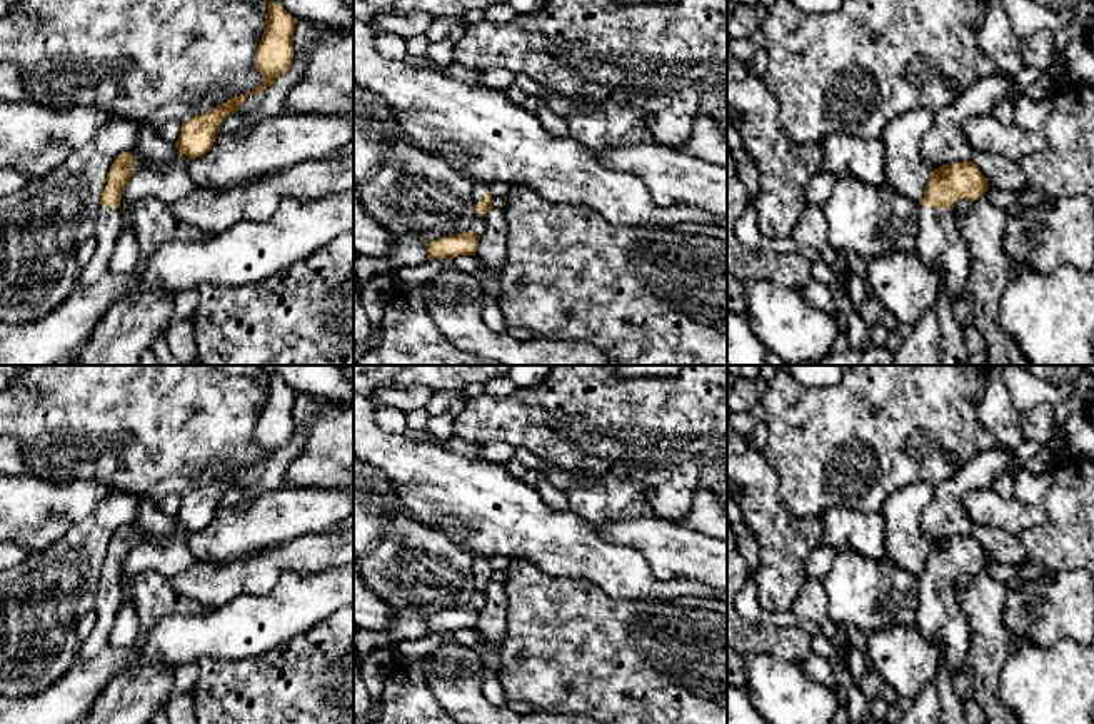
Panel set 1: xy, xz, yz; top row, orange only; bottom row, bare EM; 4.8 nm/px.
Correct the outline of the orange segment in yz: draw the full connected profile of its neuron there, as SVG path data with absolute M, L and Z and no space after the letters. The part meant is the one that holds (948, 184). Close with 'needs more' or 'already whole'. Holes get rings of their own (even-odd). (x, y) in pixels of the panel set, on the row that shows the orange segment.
M971 160L957 162L929 172L919 204L916 252L944 280L952 305L966 289L971 259L952 207L961 199L976 202L986 192L987 180L981 170Z; needs more

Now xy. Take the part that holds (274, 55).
M267 2L268 20L255 53L255 67L263 78L262 85L182 123L180 137L175 142L182 155L188 158L205 155L212 148L223 118L237 113L250 95L258 95L289 70L295 53L294 30L299 22L280 3Z; already whole

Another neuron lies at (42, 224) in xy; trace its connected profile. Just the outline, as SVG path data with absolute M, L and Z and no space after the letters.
M120 117L113 118L55 168L32 177L20 190L0 199L0 322L10 325L37 322L72 294L80 279L77 249L88 237L93 237L107 173L113 160L135 143L137 123Z

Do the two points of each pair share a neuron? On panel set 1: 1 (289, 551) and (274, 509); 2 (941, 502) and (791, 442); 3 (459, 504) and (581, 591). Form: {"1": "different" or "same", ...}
{"1": "different", "2": "different", "3": "different"}

